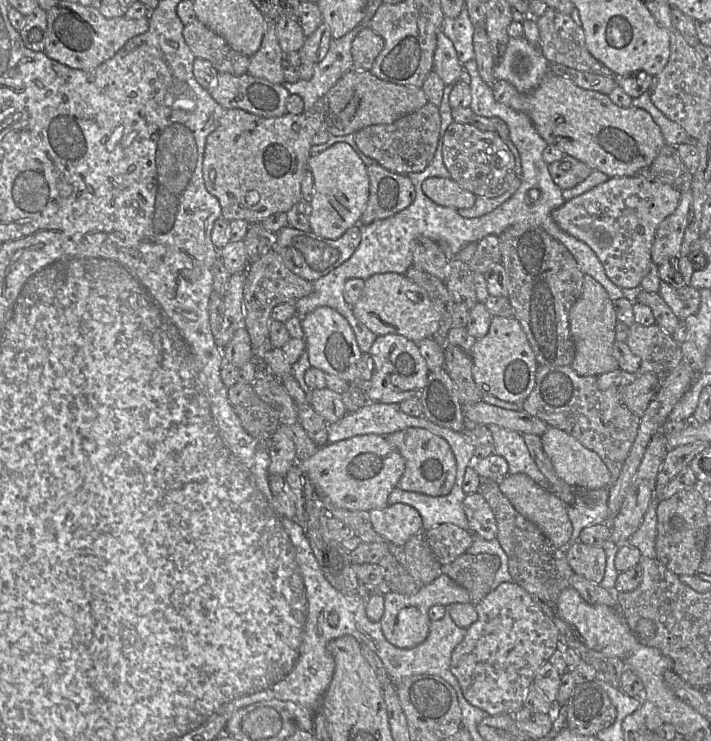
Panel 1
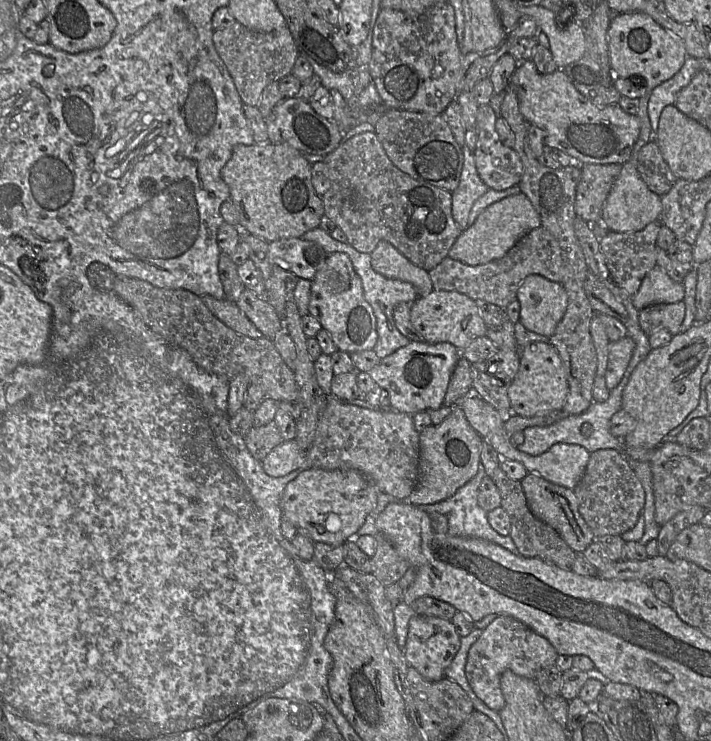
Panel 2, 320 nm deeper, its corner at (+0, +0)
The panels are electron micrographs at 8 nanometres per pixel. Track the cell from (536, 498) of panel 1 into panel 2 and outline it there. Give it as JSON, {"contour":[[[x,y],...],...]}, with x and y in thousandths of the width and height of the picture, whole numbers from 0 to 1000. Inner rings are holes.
{"contour":[[[748,638],[733,648],[733,655],[748,694],[781,714],[809,746],[820,746],[838,730],[838,723],[814,692],[813,675],[806,660],[779,653]]]}

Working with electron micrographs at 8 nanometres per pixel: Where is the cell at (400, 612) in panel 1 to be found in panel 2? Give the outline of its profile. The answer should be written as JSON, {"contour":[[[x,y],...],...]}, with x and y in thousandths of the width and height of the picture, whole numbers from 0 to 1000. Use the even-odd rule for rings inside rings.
{"contour":[[[584,829],[575,838],[571,870],[567,881],[577,900],[586,904],[602,919],[617,919],[647,874],[648,860],[632,837]]]}

